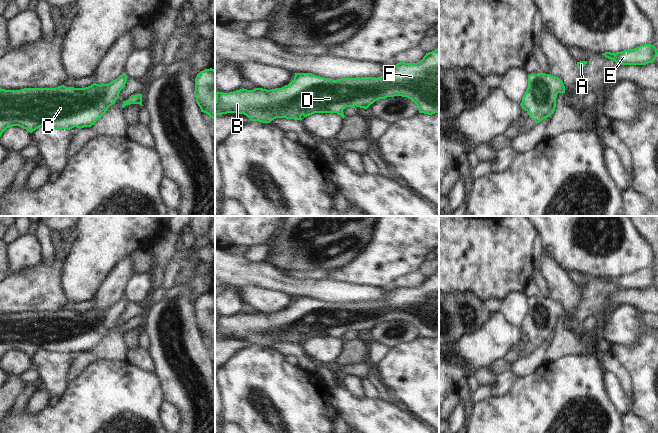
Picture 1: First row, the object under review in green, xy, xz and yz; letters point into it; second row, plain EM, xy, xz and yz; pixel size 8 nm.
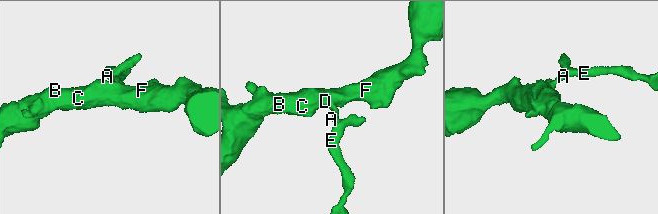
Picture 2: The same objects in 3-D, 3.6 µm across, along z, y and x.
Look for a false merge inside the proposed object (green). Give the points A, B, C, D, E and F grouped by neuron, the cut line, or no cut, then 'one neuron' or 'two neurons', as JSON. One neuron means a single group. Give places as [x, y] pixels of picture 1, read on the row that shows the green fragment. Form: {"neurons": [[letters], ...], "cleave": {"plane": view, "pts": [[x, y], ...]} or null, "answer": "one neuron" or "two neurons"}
{"neurons": [["A", "B", "C", "D", "E", "F"]], "cleave": null, "answer": "one neuron"}

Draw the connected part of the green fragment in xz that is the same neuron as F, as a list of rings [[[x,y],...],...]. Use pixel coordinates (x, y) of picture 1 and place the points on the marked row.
[[[439,47],[432,52],[426,53],[423,59],[417,63],[399,62],[388,67],[388,72],[381,77],[341,78],[337,80],[316,76],[312,73],[295,73],[294,79],[282,88],[253,90],[240,89],[229,93],[216,92],[215,116],[237,113],[246,115],[250,121],[270,123],[276,118],[302,120],[301,116],[307,117],[314,113],[337,113],[344,118],[343,110],[346,107],[360,107],[367,109],[379,99],[402,96],[411,99],[418,107],[419,113],[432,115],[439,113]]]

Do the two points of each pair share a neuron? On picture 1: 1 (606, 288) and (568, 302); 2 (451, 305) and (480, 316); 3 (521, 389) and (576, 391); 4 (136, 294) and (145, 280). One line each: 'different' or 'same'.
1: different
2: same
3: same
4: same

